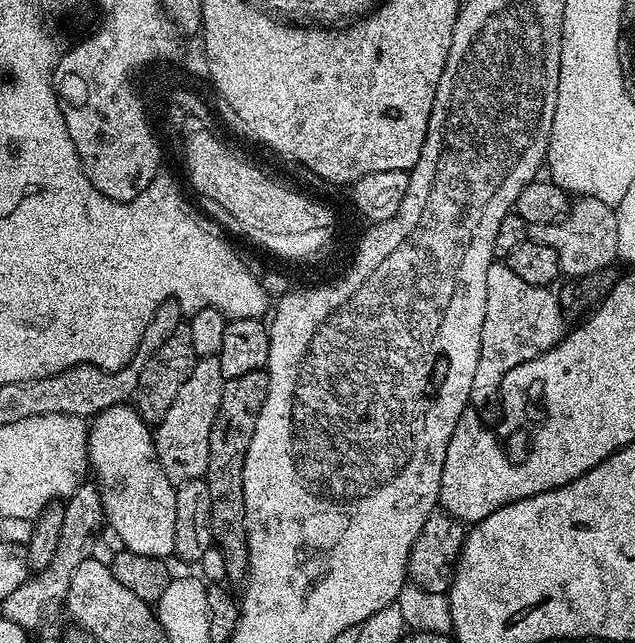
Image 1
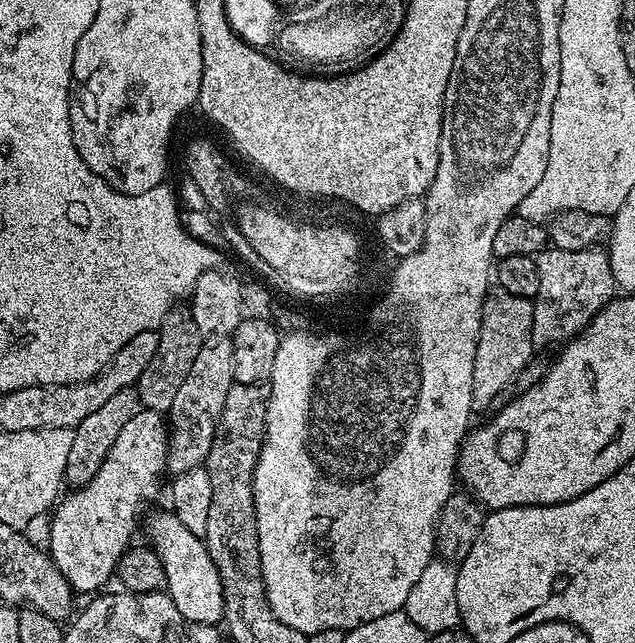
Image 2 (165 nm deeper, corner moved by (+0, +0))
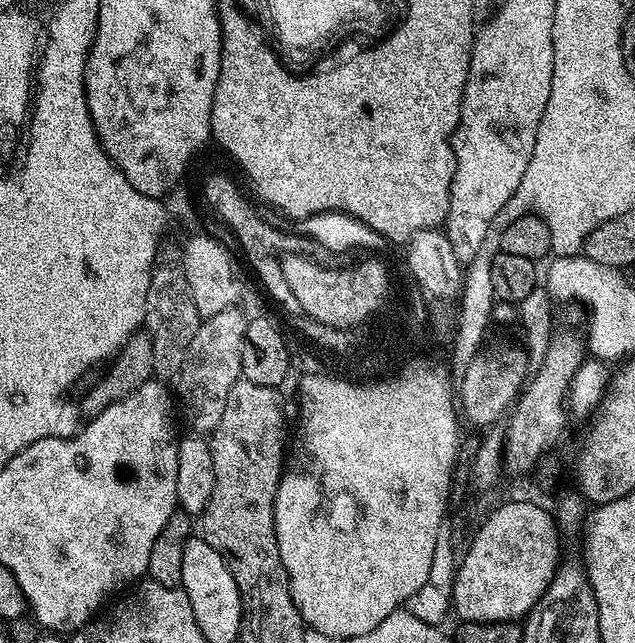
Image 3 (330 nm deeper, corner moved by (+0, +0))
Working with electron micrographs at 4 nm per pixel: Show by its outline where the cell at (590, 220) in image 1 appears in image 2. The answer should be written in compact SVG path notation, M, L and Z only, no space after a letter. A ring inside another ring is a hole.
M549 246L534 259L538 266L538 294L532 300L532 343L537 349L551 344L560 346L577 336L614 299L618 292L616 279L610 270L607 251L600 246L577 252Z

